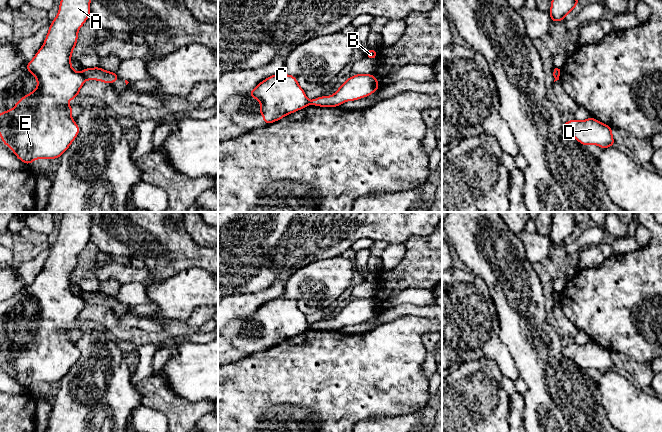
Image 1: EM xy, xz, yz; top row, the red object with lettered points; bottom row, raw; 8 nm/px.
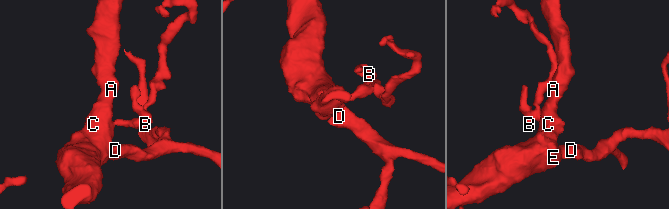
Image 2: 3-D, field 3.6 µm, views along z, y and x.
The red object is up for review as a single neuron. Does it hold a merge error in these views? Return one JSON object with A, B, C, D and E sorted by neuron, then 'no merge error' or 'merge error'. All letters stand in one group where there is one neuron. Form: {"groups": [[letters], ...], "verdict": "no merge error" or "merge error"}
{"groups": [["A", "C", "D", "E"], ["B"]], "verdict": "merge error"}

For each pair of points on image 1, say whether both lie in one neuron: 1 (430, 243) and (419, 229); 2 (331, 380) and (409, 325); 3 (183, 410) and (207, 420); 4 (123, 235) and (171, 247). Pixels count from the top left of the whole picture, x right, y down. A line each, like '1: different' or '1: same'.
1: different
2: same
3: different
4: same

